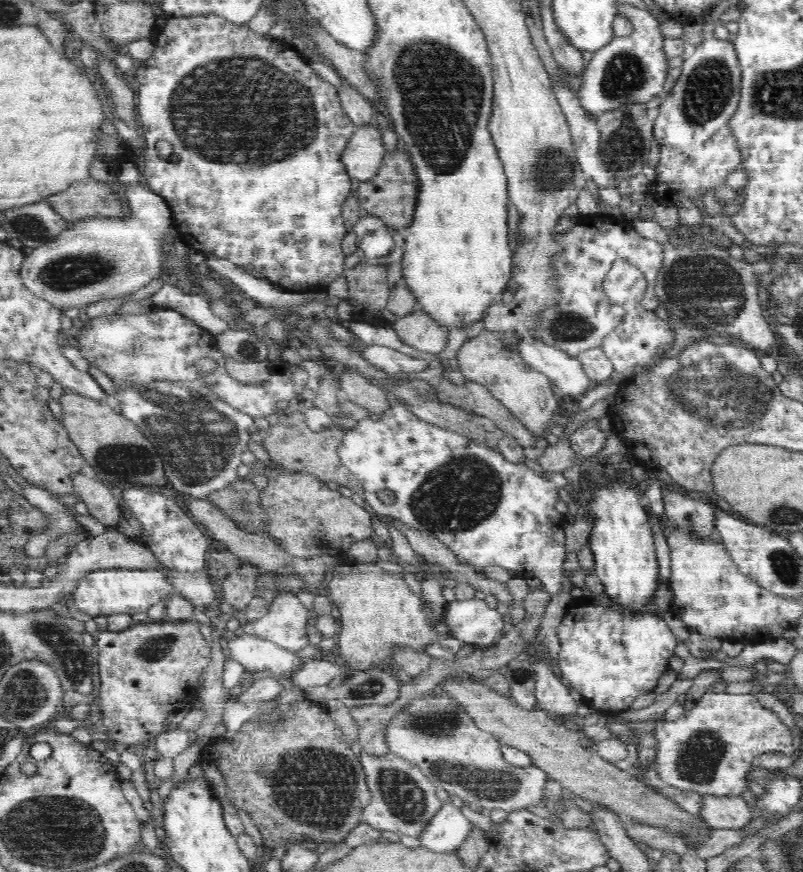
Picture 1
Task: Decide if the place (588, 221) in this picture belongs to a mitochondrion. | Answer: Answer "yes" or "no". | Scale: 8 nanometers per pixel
no

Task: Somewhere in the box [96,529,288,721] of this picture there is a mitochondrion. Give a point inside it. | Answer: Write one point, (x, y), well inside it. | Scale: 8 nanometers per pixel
(156, 649)

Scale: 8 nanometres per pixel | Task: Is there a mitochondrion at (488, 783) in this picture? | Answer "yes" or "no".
yes

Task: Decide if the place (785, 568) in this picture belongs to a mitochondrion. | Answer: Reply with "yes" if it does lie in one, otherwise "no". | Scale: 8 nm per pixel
yes

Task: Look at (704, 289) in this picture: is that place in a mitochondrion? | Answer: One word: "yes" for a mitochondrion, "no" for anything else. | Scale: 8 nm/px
yes

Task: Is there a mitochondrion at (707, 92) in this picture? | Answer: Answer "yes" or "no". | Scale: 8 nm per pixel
yes

